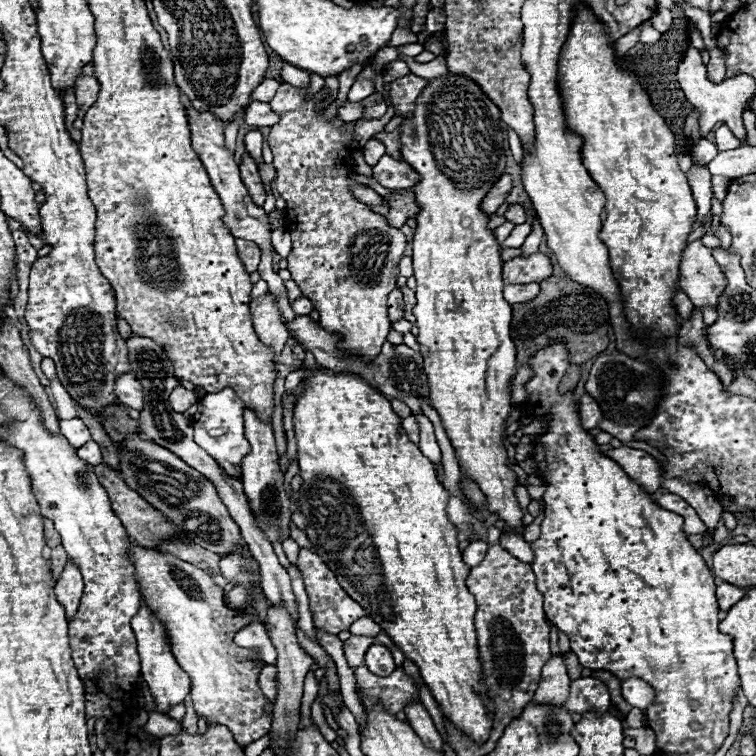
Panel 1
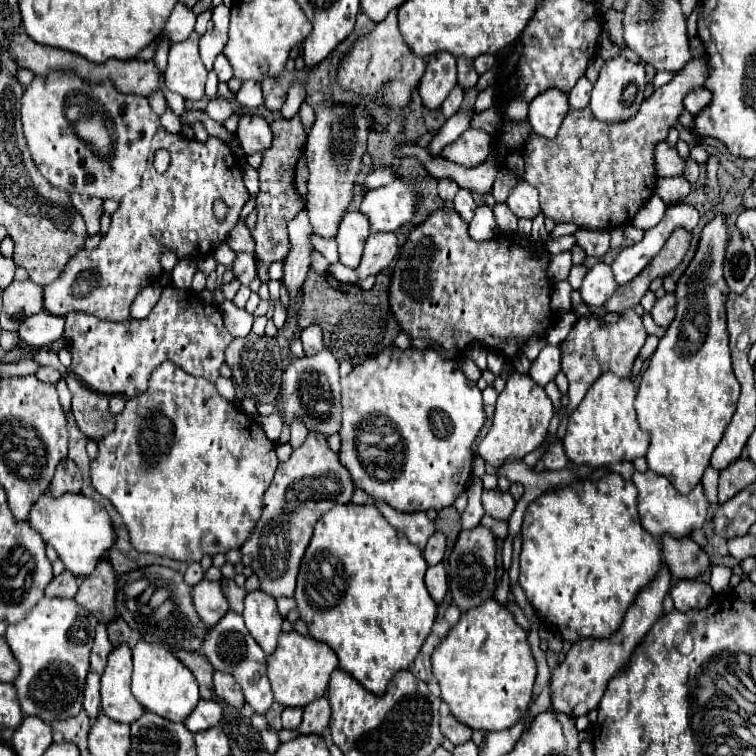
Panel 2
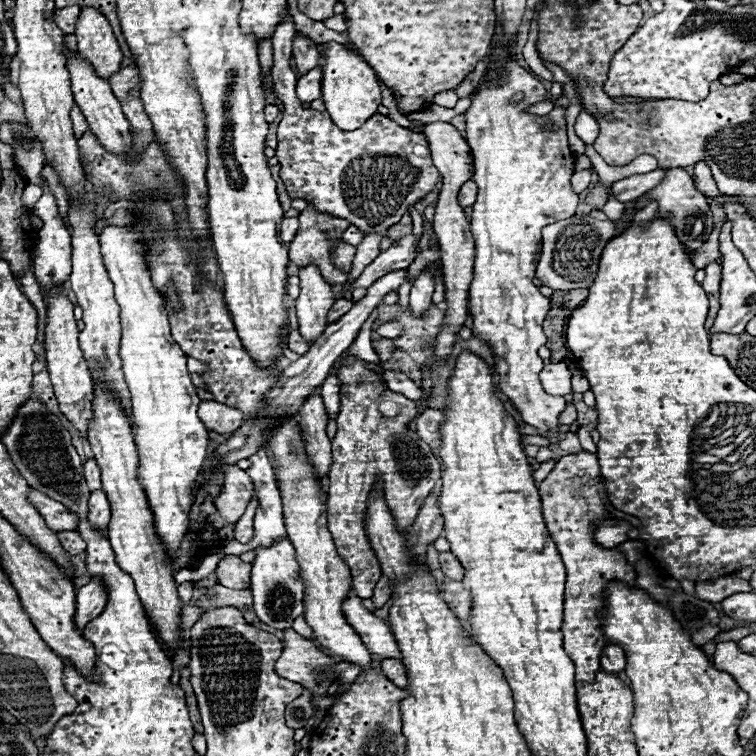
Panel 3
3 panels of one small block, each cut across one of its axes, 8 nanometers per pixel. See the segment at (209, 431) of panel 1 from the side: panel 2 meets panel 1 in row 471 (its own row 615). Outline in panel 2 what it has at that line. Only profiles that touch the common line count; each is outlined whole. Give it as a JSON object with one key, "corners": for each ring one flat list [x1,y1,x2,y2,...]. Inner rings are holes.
{"corners":[[226,612,226,616,214,628,210,628,208,634,204,636,202,652,208,658,208,662,214,666,214,670,228,672,234,676,234,680,238,680,238,684,244,690,246,702,258,714,264,714,272,706,274,698,272,698,270,682,266,676,266,654,256,644,256,640,250,636,250,632,246,632,246,626,244,626,244,620,240,614]]}

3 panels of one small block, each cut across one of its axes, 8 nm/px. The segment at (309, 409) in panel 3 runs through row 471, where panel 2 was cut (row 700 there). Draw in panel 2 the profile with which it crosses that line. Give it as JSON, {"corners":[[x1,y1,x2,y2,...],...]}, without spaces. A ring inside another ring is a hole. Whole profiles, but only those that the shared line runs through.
{"corners":[[322,696,304,708,304,720,298,732,300,734,322,734,322,730,328,724,330,724,330,702,326,696]]}

